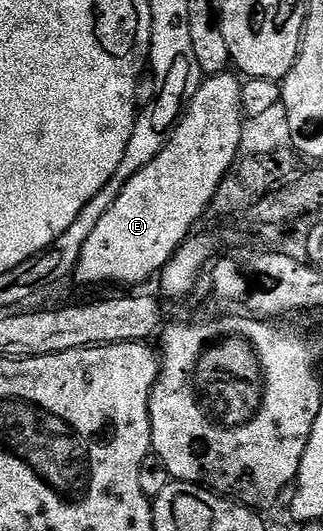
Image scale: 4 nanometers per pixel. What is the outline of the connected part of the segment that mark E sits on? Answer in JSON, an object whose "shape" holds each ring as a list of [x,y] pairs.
{"shape":[[[233,73],[211,74],[199,85],[196,96],[188,105],[178,125],[166,140],[166,146],[116,196],[112,208],[104,212],[104,217],[96,223],[96,228],[88,235],[84,248],[80,248],[80,260],[76,278],[90,286],[102,286],[111,282],[114,286],[138,286],[157,275],[170,262],[170,257],[178,247],[191,237],[194,225],[209,211],[210,202],[220,188],[221,180],[235,159],[239,157],[244,111],[242,109],[241,81],[233,78]]]}

